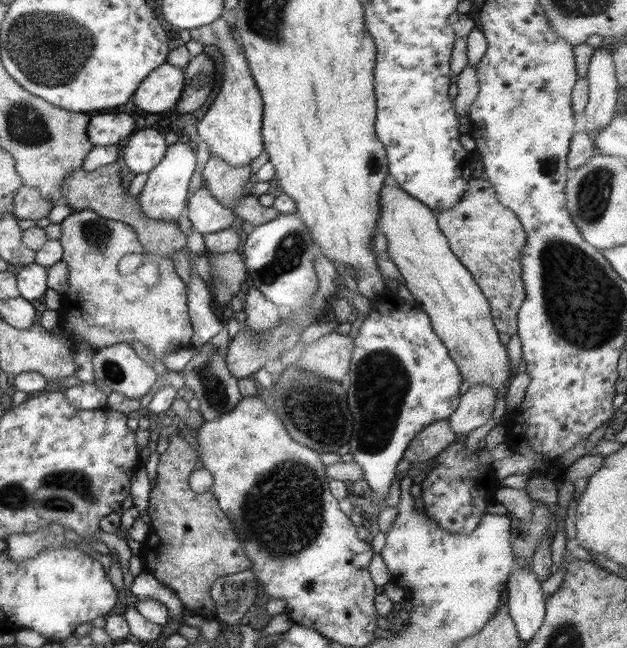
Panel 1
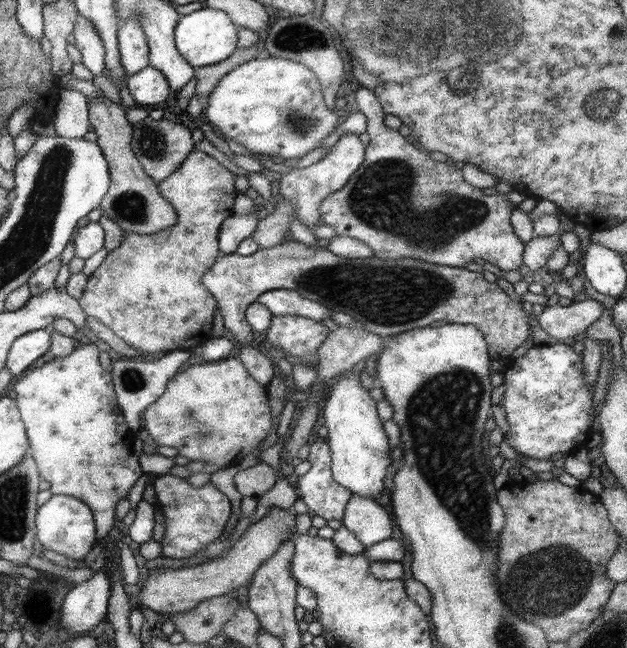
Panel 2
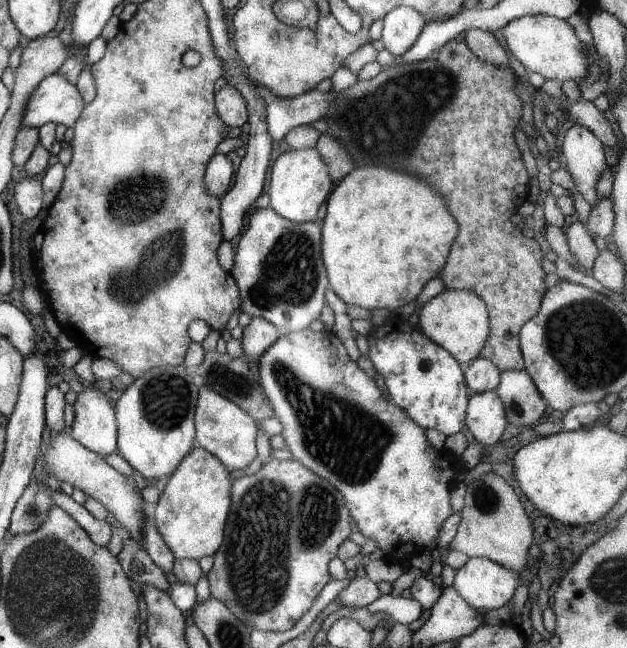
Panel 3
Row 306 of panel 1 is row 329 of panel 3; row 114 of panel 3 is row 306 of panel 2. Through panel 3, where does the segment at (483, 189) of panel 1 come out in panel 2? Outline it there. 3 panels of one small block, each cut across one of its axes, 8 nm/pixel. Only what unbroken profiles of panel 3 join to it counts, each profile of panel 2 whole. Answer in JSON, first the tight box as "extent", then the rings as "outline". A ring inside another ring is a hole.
{"extent":[202,241,529,390],"outline":[[[285,241],[271,248],[258,248],[249,256],[239,256],[236,252],[219,254],[211,268],[202,276],[202,285],[217,301],[223,320],[223,327],[233,337],[236,352],[233,355],[239,364],[243,364],[249,376],[266,390],[273,378],[275,360],[262,346],[253,345],[252,329],[245,318],[246,308],[256,301],[256,298],[268,290],[286,288],[294,290],[307,300],[322,304],[328,310],[343,312],[357,321],[366,332],[379,337],[390,338],[401,332],[409,332],[415,328],[435,326],[435,324],[465,324],[471,325],[479,331],[485,340],[489,359],[498,365],[504,359],[511,357],[512,352],[520,346],[529,335],[529,314],[521,309],[521,303],[511,300],[496,283],[483,279],[481,273],[468,271],[461,267],[446,267],[438,264],[425,264],[421,260],[409,258],[395,258],[395,260],[381,260],[370,257],[364,259],[348,259],[329,252],[325,247],[314,249],[298,241]]]}

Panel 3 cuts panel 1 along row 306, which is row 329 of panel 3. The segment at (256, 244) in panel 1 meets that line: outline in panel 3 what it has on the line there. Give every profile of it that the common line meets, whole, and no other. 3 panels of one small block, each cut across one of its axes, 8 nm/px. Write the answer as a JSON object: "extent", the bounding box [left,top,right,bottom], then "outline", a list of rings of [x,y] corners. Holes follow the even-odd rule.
{"extent":[230,207,329,334],"outline":[[[266,207],[264,209],[255,208],[251,215],[248,216],[248,226],[245,232],[241,234],[240,240],[237,242],[237,248],[234,253],[234,263],[230,273],[234,278],[235,284],[240,294],[240,305],[244,311],[241,311],[247,318],[259,317],[263,320],[268,320],[274,327],[279,330],[279,334],[283,332],[290,333],[308,326],[308,324],[318,318],[321,307],[325,304],[323,293],[325,289],[329,288],[328,278],[326,277],[326,270],[320,253],[320,224],[318,220],[307,221],[304,223],[294,223],[286,218],[280,217],[272,208]]]}

